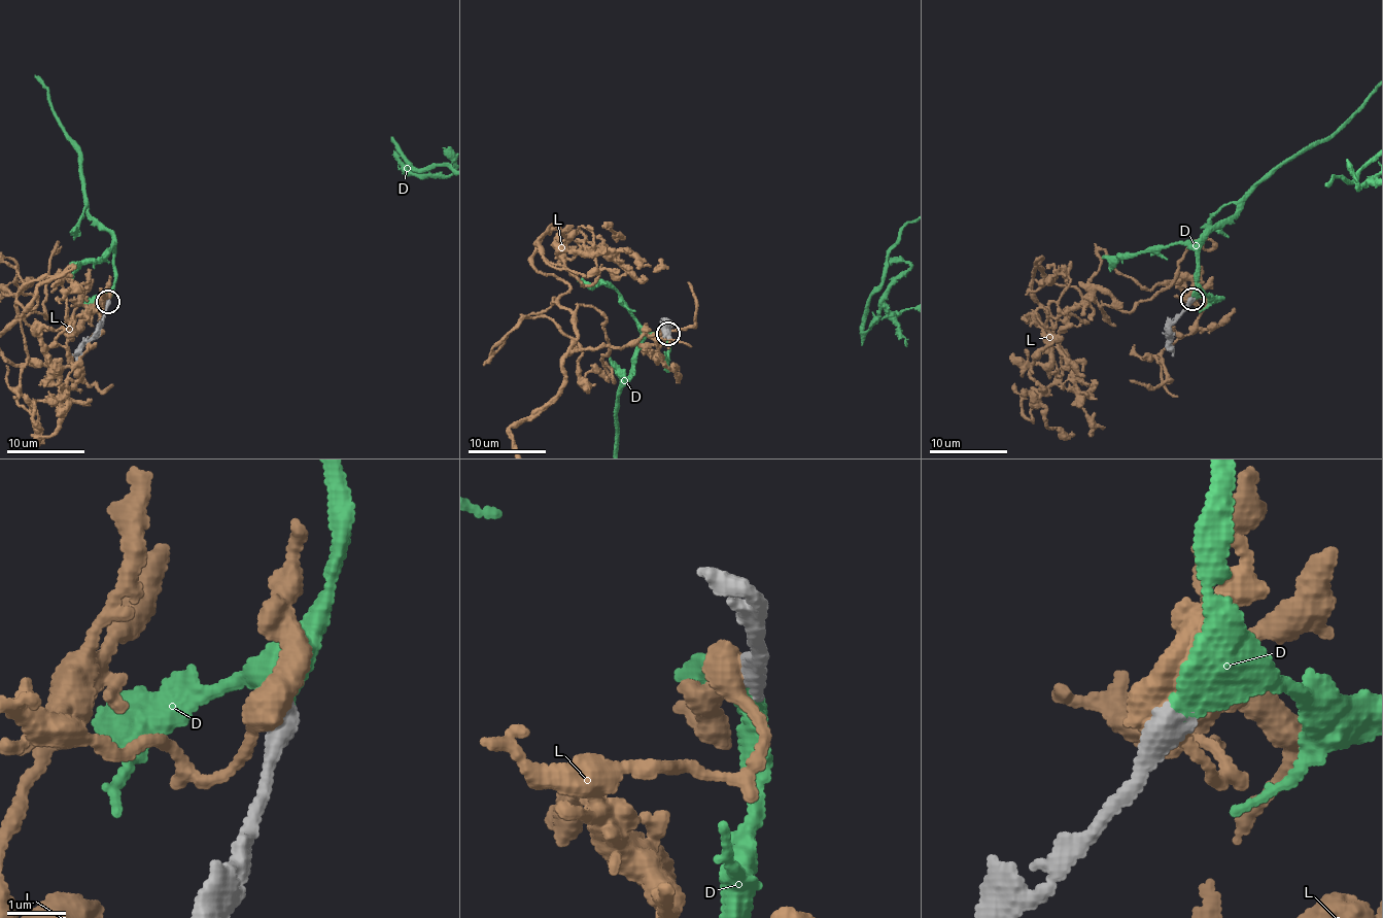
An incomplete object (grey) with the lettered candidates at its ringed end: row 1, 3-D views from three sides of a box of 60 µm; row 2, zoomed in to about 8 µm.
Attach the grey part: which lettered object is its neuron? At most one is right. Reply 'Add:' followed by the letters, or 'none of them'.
Add: D

